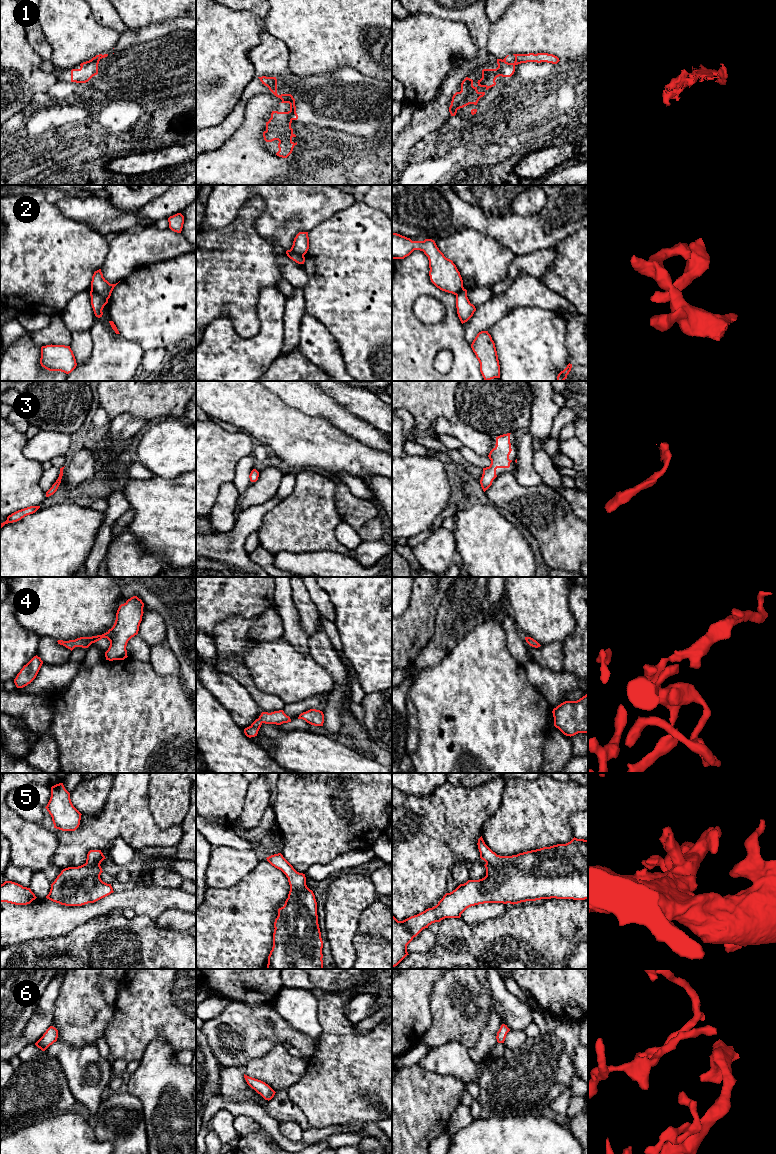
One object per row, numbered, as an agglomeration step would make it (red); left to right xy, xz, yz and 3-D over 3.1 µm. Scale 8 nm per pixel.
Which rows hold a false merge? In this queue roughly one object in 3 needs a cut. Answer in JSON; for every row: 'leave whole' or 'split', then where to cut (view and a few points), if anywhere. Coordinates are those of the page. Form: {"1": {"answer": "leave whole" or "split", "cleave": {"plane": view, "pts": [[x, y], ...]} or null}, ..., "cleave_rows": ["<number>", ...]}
{"1": {"answer": "split", "cleave": {"plane": "xy", "pts": [[99, 59], [89, 60]]}}, "2": {"answer": "split", "cleave": {"plane": "xy", "pts": [[91, 290], [102, 295], [107, 300]]}}, "3": {"answer": "leave whole", "cleave": null}, "4": {"answer": "leave whole", "cleave": null}, "5": {"answer": "leave whole", "cleave": null}, "6": {"answer": "leave whole", "cleave": null}, "cleave_rows": ["1", "2"]}

